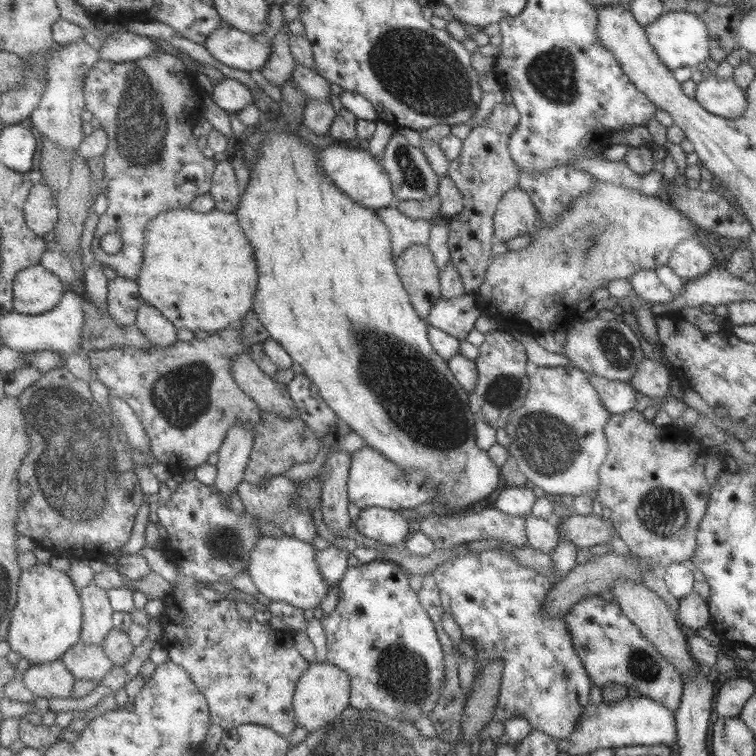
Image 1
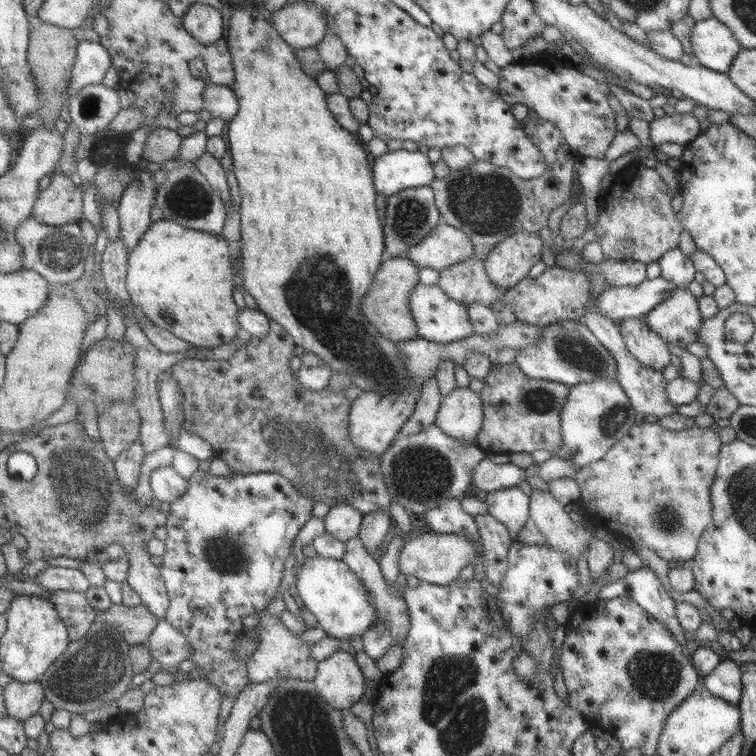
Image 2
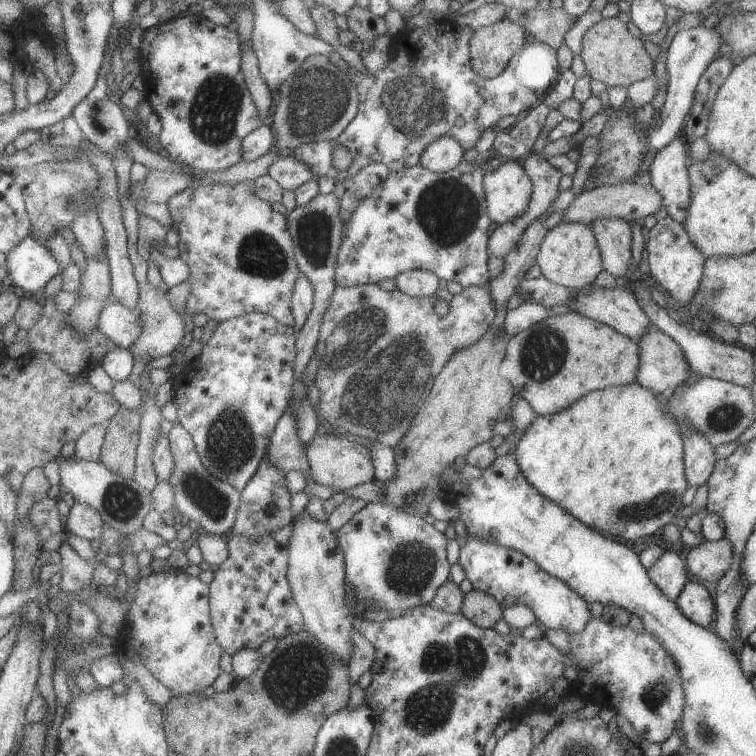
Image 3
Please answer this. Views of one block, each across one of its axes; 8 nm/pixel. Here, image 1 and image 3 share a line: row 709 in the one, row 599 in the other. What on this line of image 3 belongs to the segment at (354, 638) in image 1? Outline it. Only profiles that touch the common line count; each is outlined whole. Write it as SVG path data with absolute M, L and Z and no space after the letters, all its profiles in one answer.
M368 503L337 531L337 536L346 556L348 586L357 592L357 598L363 604L369 604L371 600L377 608L404 615L417 606L431 605L437 588L447 582L449 562L445 558L447 540L444 533L437 531L420 516L411 516L389 503Z

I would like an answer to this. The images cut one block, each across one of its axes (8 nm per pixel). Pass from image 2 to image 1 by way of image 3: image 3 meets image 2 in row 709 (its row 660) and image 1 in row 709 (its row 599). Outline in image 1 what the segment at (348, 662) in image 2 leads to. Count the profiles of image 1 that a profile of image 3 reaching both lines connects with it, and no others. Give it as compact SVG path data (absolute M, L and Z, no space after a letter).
M331 662L310 663L301 677L295 693L295 708L299 725L305 726L310 733L332 723L351 706L352 680L348 672Z

